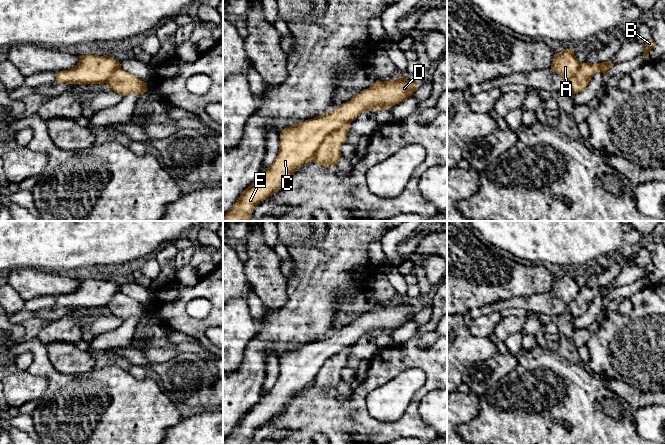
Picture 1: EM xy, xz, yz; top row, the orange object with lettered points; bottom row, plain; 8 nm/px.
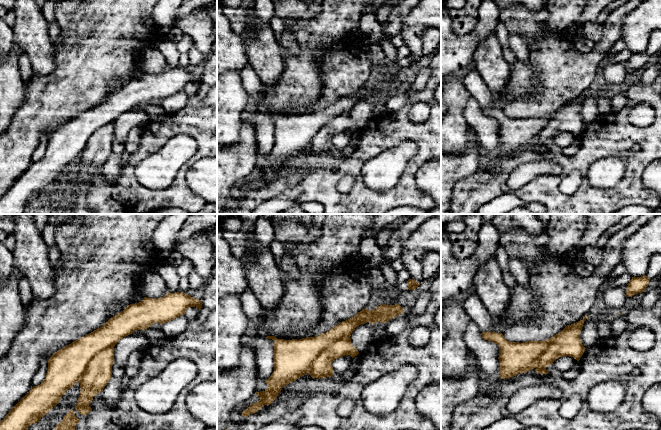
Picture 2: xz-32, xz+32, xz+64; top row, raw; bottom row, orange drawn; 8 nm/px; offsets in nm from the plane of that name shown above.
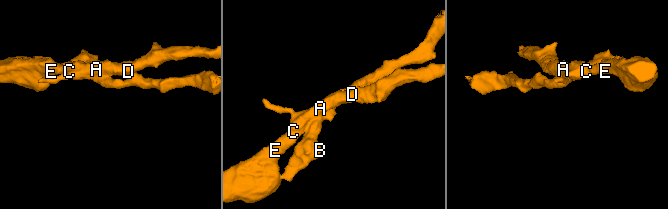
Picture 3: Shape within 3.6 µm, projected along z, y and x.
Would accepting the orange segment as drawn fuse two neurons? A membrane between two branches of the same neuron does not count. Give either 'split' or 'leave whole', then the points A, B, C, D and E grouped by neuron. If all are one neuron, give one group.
split; groups A C D E / B

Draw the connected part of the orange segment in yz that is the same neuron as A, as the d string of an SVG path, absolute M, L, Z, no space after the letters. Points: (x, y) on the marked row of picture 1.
M574 48L566 49L564 52L555 53L551 68L560 76L569 80L580 69L582 63L574 55Z

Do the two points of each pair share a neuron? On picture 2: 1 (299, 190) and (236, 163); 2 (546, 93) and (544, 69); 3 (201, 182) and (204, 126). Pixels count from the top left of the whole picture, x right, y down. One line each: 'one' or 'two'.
1: two
2: one
3: two

